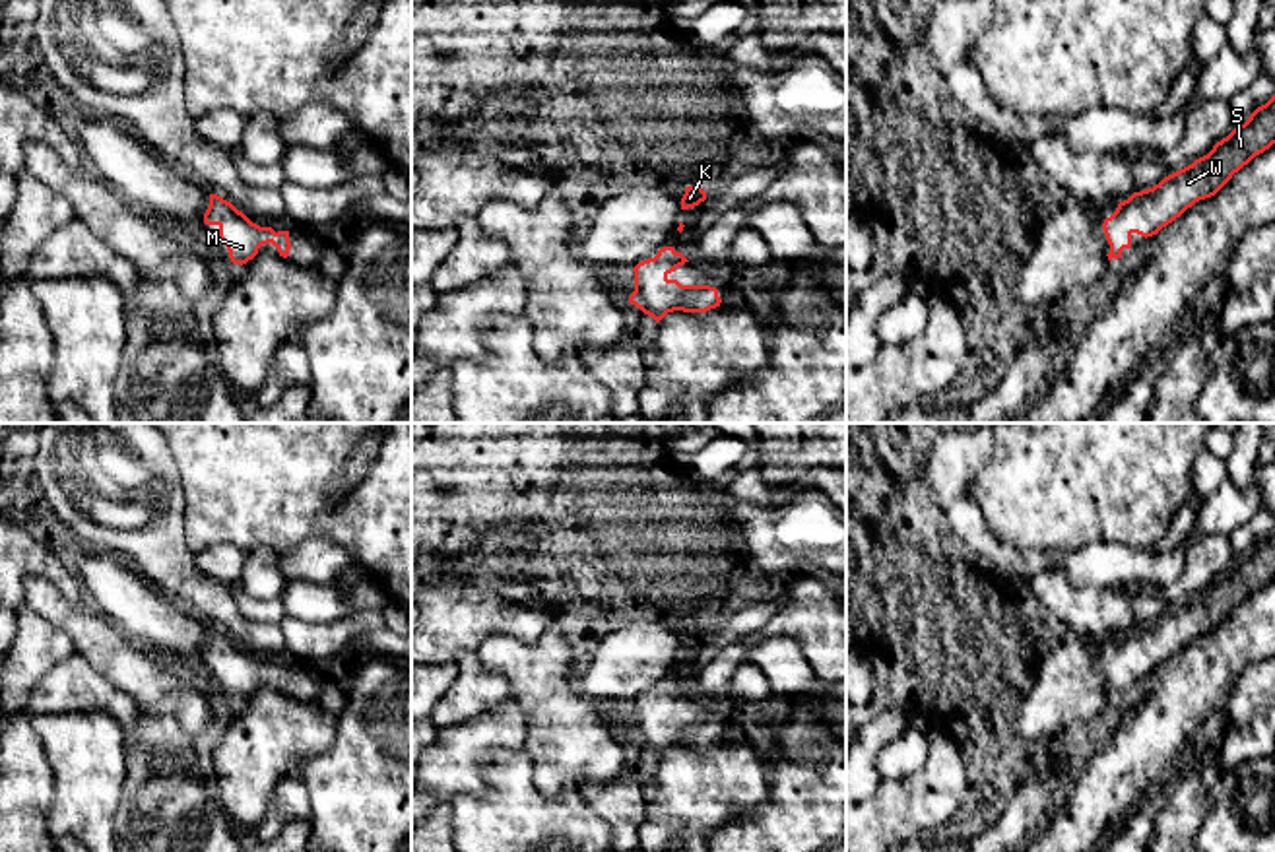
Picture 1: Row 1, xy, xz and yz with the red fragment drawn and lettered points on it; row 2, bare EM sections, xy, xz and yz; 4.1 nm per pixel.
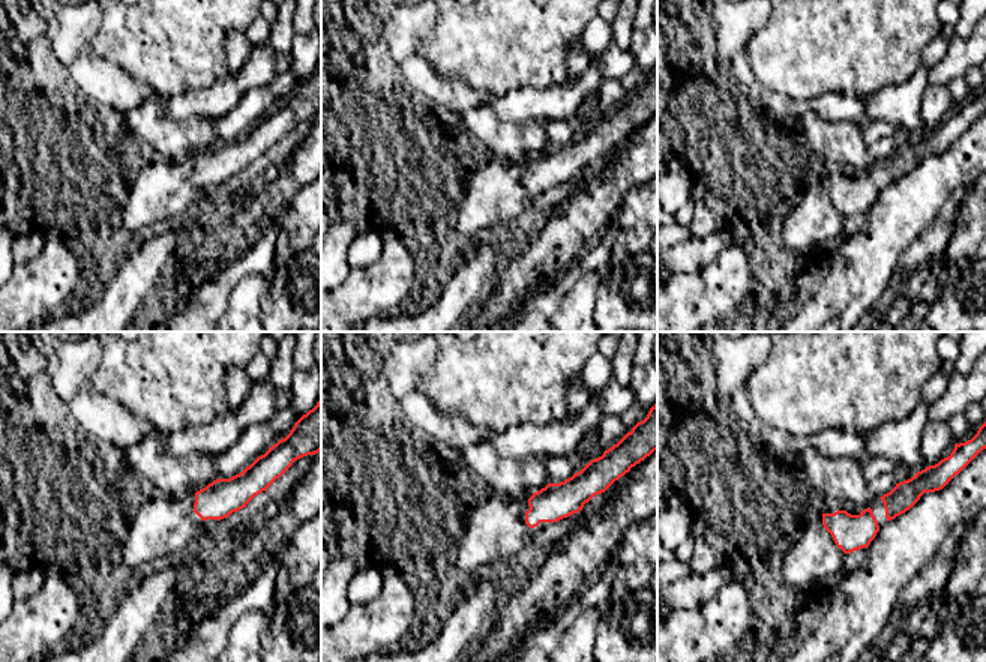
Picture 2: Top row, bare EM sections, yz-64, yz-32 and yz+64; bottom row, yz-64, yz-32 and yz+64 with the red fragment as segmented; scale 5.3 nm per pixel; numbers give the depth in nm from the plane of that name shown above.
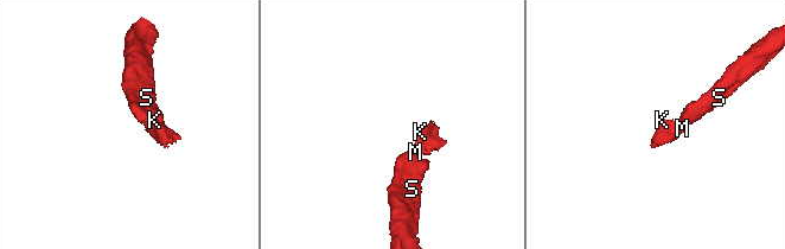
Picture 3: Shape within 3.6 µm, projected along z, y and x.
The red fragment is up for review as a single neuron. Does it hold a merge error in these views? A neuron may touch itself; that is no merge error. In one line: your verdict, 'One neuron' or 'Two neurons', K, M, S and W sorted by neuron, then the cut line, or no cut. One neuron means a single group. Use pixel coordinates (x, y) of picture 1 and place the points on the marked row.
One neuron. Groups: K M S W. No split

